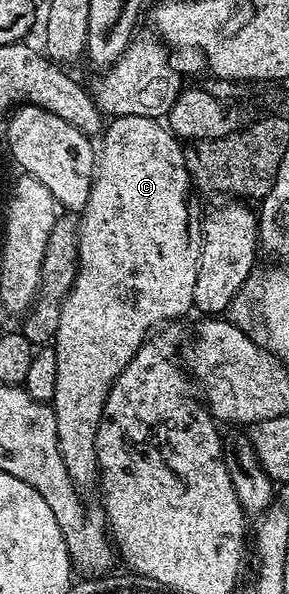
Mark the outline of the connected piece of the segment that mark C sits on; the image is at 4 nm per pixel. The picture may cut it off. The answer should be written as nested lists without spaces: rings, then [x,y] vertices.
[[[133,115],[115,116],[103,128],[103,137],[104,144],[98,147],[96,178],[78,219],[76,280],[64,299],[54,340],[57,384],[50,406],[58,425],[58,453],[62,453],[66,473],[80,489],[91,483],[93,486],[98,479],[98,425],[112,383],[130,365],[149,335],[193,310],[202,238],[202,211],[196,208],[197,196],[181,140],[161,120]]]

